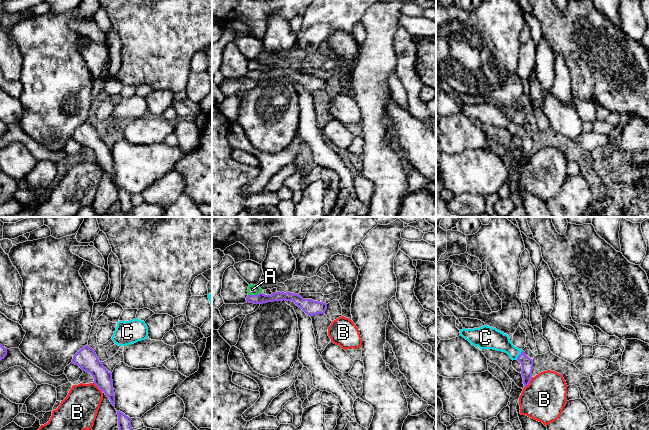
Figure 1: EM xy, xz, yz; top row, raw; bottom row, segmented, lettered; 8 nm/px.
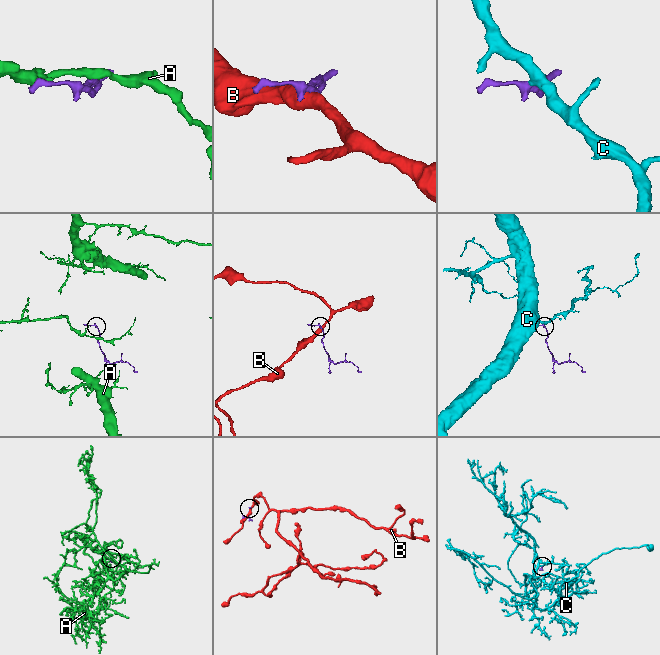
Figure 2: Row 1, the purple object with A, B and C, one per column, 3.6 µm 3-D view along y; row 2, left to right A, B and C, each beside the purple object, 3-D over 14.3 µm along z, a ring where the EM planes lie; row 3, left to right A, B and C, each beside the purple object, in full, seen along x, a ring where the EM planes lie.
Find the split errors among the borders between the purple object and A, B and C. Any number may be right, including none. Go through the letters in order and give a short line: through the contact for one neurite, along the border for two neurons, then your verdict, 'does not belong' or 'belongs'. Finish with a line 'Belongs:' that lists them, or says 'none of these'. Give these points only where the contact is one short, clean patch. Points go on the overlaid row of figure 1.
A: does not belong
B: yz (533, 377), (525, 387) | does not belong
C: yz (527, 364), (519, 355), (494, 339) | belongs
Belongs: C

